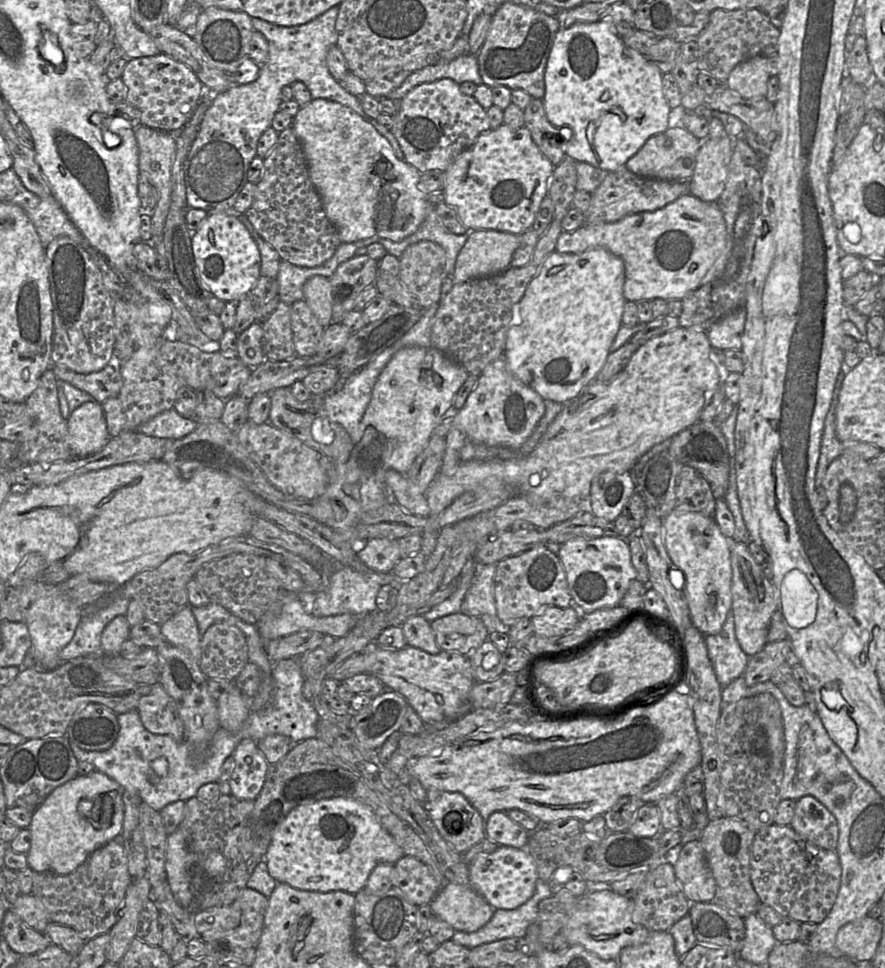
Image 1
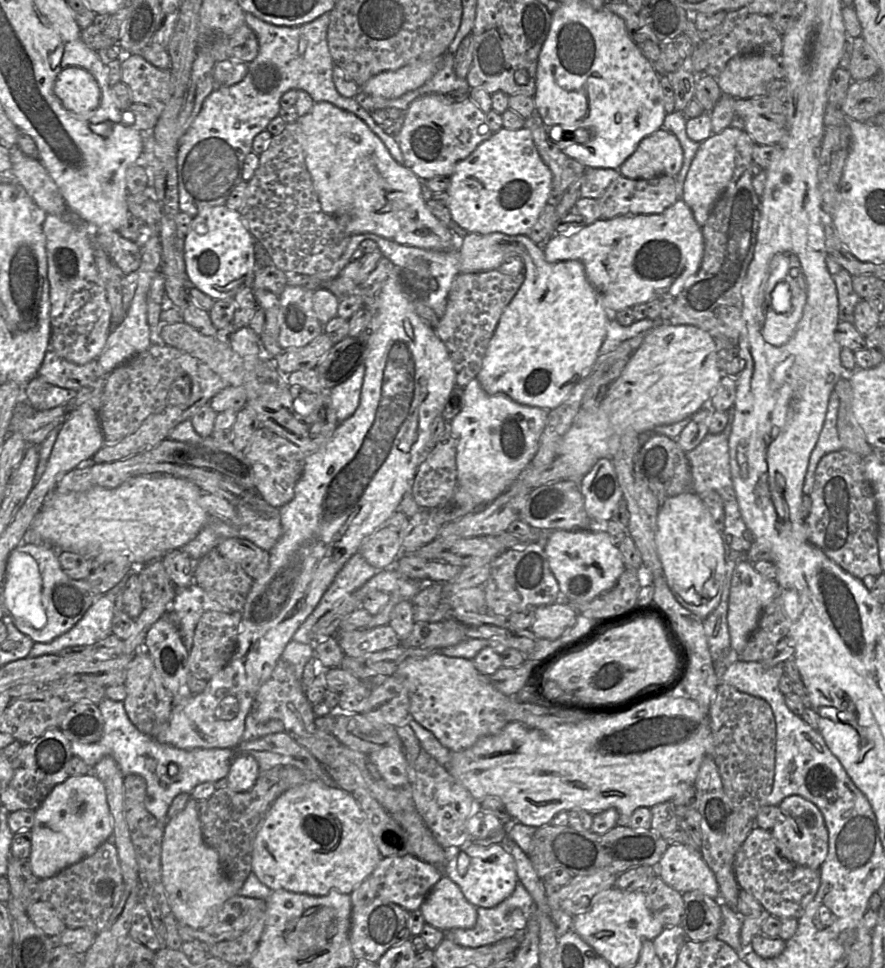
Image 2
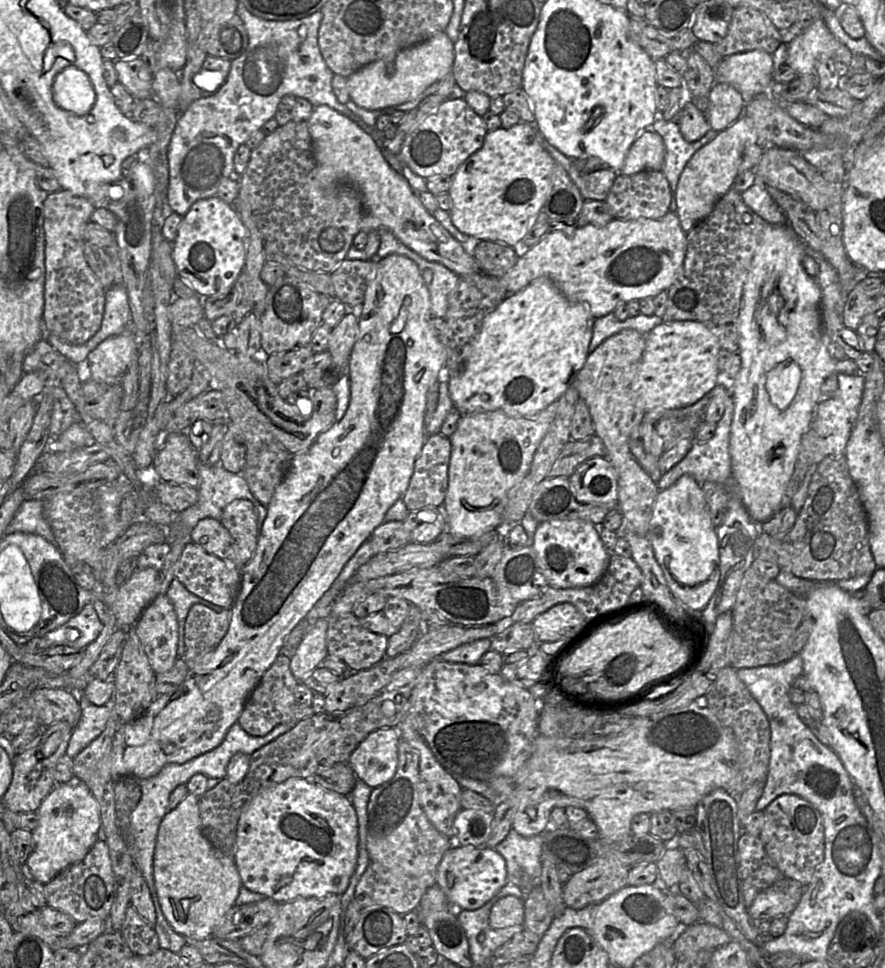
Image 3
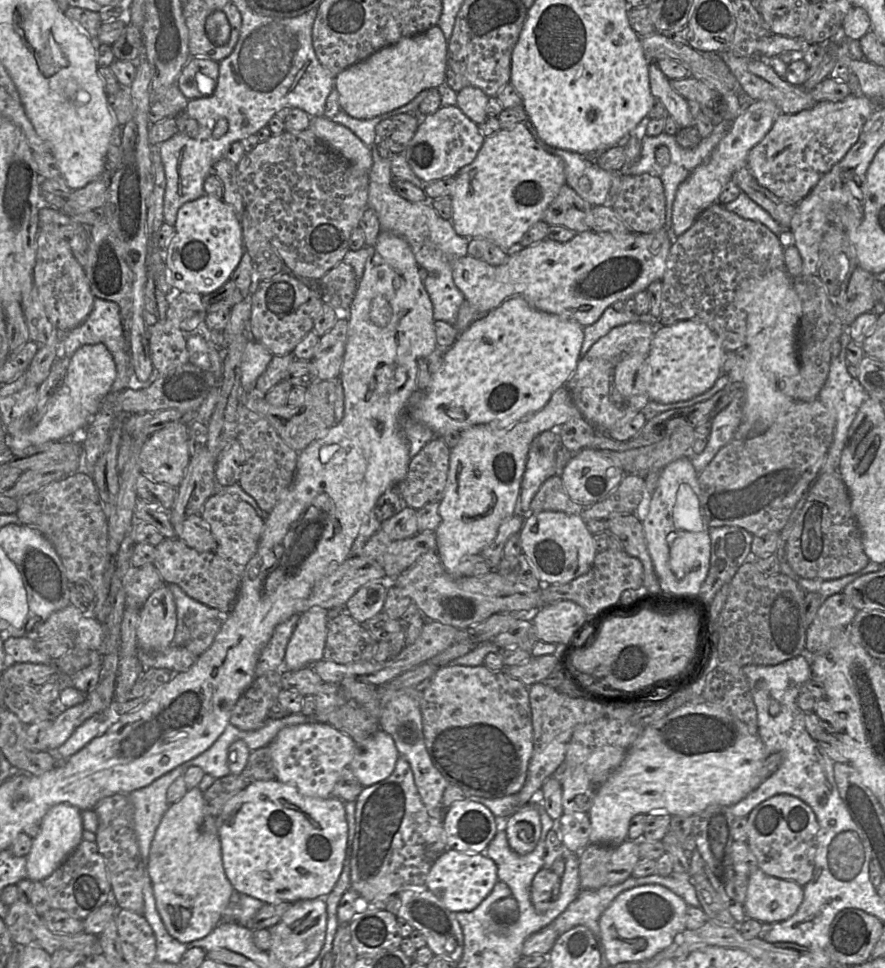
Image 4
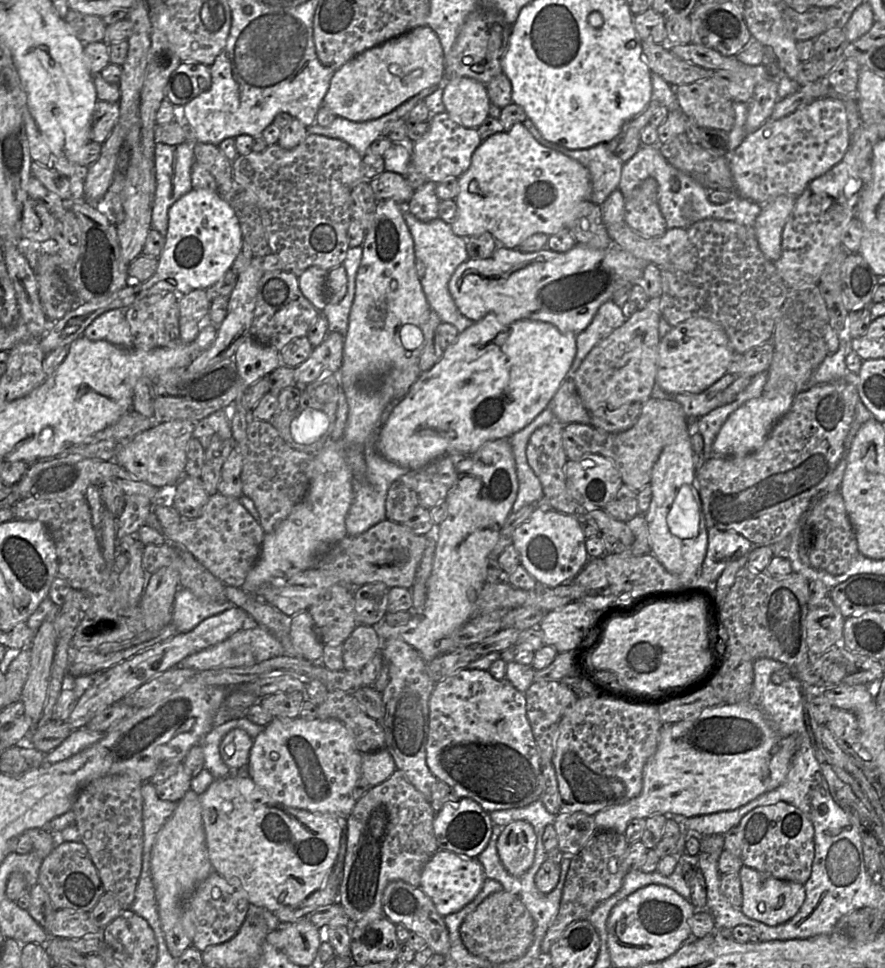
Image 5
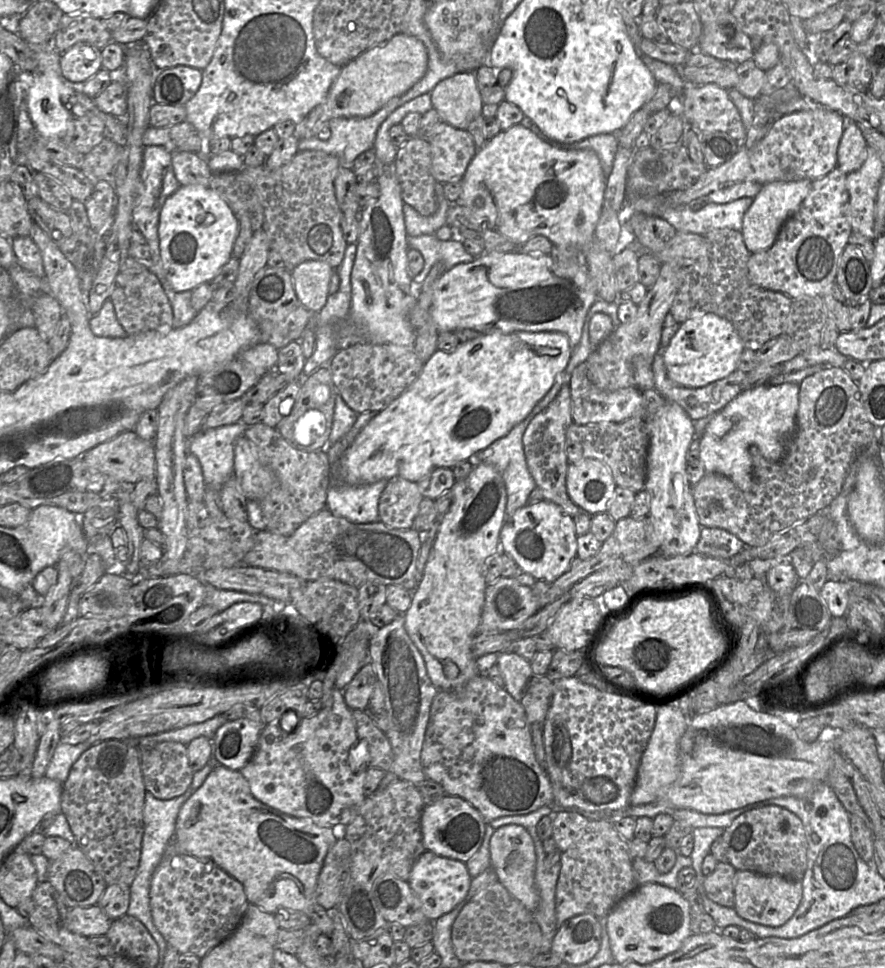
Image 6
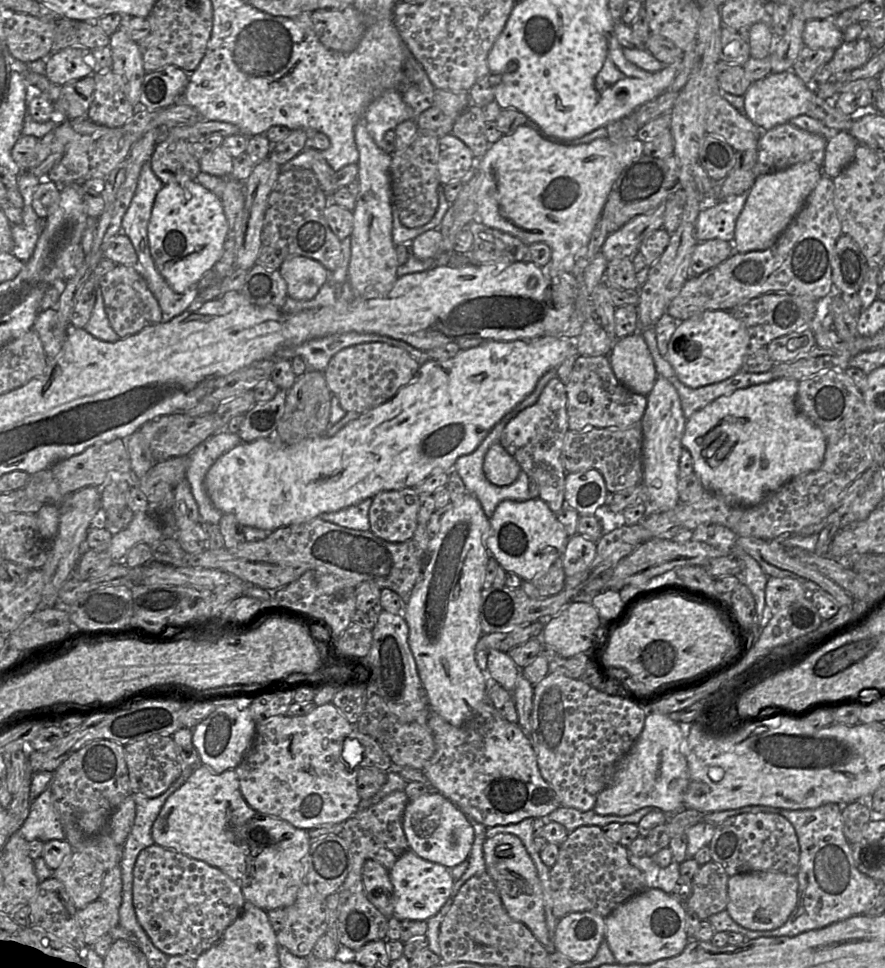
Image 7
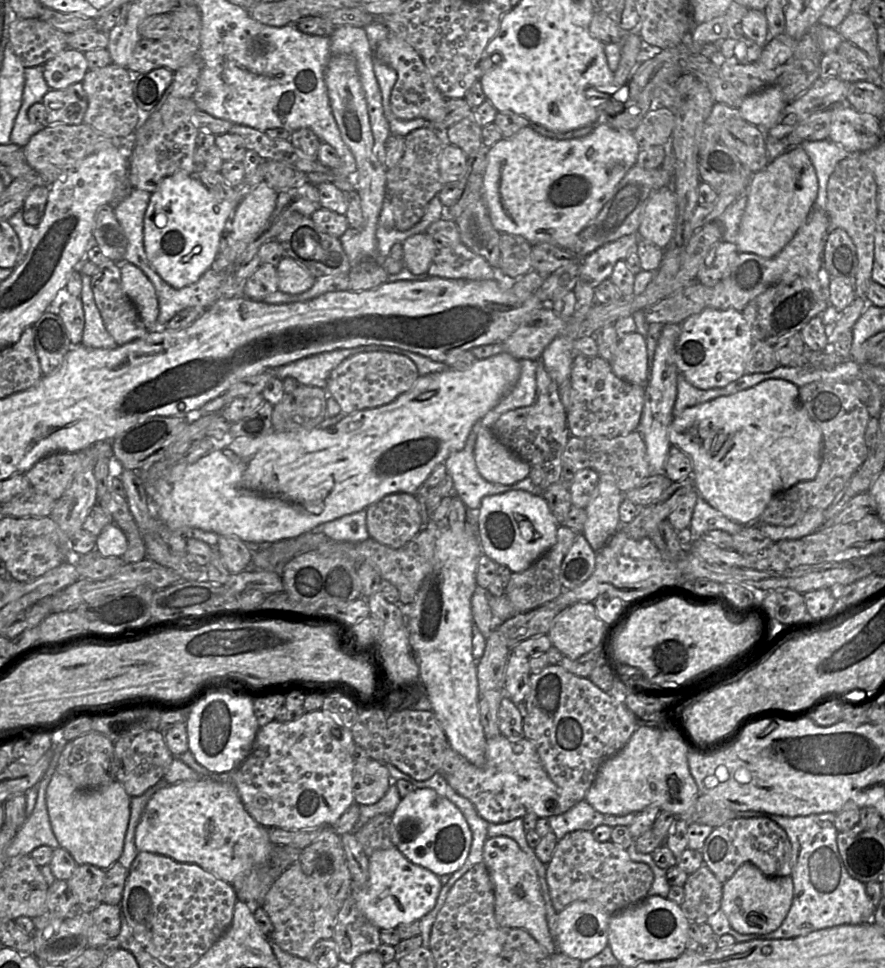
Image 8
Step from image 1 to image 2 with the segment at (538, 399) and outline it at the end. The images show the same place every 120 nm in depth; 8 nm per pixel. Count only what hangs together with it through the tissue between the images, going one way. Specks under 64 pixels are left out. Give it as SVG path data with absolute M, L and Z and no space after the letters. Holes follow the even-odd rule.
M477 378L464 386L463 407L449 422L456 439L457 484L475 501L475 510L504 493L537 453L548 411L520 404L505 394L489 394Z

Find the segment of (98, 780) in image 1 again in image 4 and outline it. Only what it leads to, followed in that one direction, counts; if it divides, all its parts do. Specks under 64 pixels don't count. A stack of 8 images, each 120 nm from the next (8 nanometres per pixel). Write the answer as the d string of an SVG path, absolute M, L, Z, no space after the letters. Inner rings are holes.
M67 803L52 806L40 822L38 835L26 856L27 876L32 881L42 882L49 877L83 840L81 810Z

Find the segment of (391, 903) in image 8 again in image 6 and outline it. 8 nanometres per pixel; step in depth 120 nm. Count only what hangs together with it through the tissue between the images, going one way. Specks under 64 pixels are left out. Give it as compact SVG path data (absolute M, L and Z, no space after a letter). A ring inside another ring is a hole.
M425 851L413 864L407 882L420 902L422 913L428 920L435 921L454 909L467 896L471 880L464 862Z

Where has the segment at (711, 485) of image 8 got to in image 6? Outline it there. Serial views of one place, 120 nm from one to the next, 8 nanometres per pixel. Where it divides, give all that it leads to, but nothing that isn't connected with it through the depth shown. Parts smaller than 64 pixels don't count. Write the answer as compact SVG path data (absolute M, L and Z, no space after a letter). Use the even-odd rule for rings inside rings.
M782 383L779 385L767 385L763 384L760 386L747 388L738 394L734 399L732 399L726 406L724 406L720 411L712 415L711 420L706 425L704 432L698 437L699 439L699 459L703 462L706 473L719 473L728 477L740 490L744 492L750 492L754 489L754 483L756 480L756 471L754 463L754 451L757 450L759 454L765 458L770 463L779 462L784 454L787 447L787 442L796 429L796 413L798 411L799 404L799 385L795 383Z

